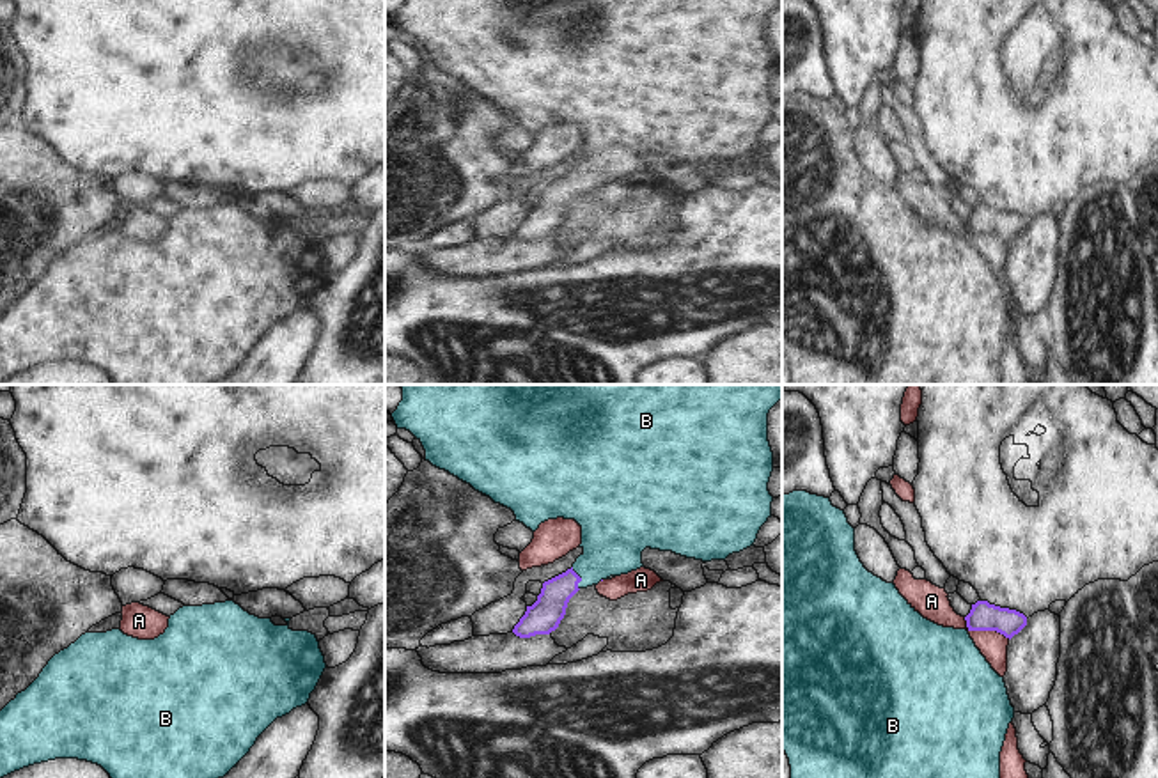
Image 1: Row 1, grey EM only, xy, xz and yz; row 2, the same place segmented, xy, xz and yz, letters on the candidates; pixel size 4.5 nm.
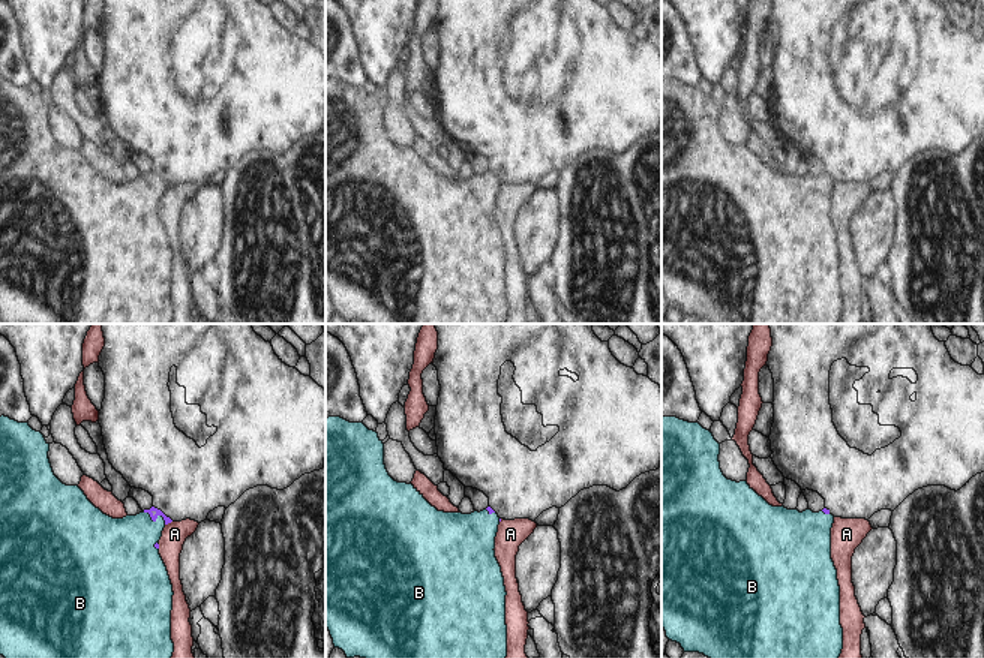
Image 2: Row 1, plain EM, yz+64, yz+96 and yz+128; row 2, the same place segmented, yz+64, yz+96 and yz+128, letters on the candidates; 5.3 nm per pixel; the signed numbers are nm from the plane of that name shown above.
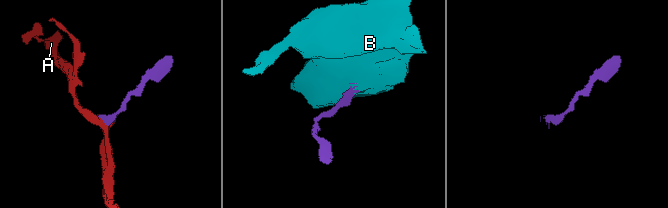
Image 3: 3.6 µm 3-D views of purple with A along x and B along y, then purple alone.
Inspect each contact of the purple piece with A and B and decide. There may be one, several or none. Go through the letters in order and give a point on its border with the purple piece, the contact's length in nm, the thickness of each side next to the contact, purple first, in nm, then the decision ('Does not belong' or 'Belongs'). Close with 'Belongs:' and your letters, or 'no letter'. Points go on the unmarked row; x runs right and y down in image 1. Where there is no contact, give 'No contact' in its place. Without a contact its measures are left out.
A: Touches purple at yz (985, 233). Shared border 240 nm. Thickness 130 nm (purple) against 140 nm. Does not belong
B: Touches purple at xz (580, 181). Shared border 110 nm. Thickness 150 nm (purple) against 300 nm. Belongs
Belongs: B.

